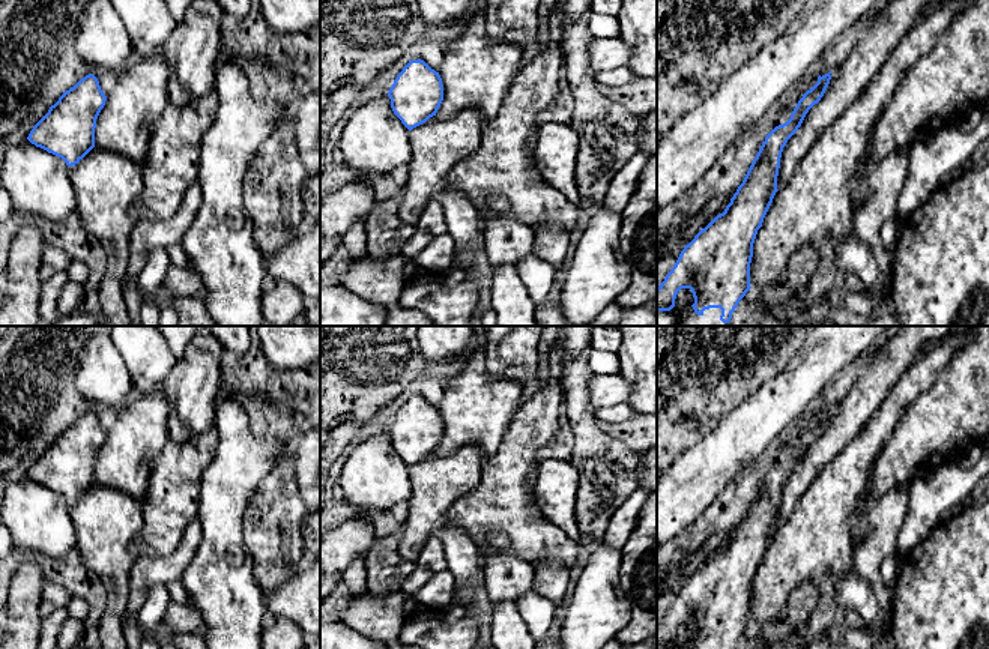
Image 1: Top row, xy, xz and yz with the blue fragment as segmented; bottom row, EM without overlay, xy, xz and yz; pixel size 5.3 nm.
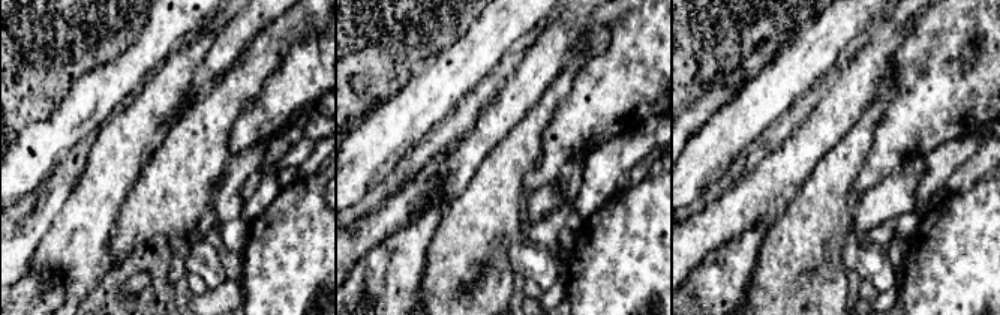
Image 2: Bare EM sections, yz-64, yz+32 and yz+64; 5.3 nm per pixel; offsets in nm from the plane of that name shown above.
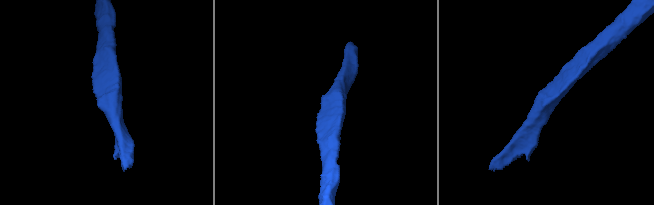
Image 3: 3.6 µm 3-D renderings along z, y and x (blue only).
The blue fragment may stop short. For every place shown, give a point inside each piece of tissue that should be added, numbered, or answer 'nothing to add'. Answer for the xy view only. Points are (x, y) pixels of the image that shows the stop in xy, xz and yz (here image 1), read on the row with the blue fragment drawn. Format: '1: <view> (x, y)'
1: xy (107, 185)

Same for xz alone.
1: xz (439, 144)

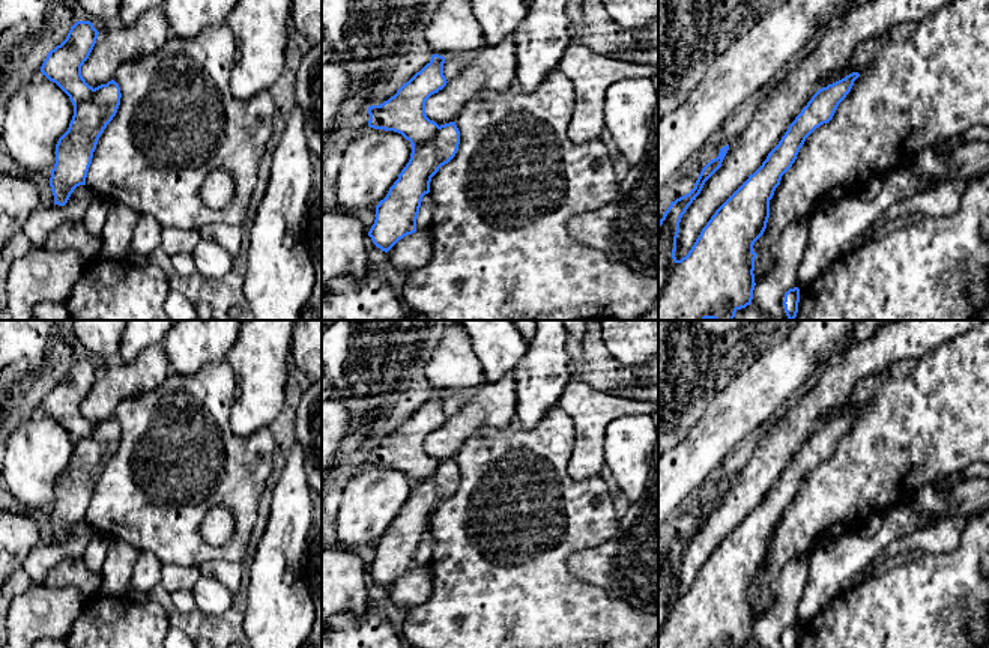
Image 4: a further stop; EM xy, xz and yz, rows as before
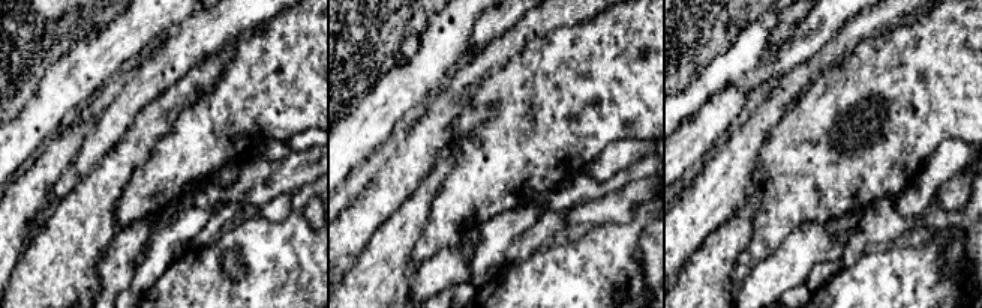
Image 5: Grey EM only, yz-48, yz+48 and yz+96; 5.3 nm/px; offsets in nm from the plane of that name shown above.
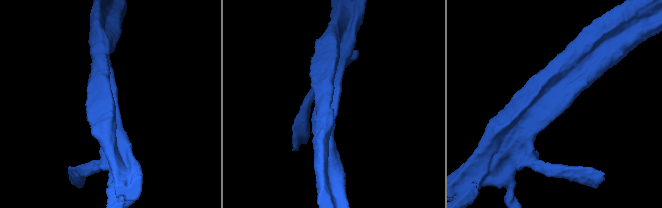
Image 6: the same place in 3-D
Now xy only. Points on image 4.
nothing to add

